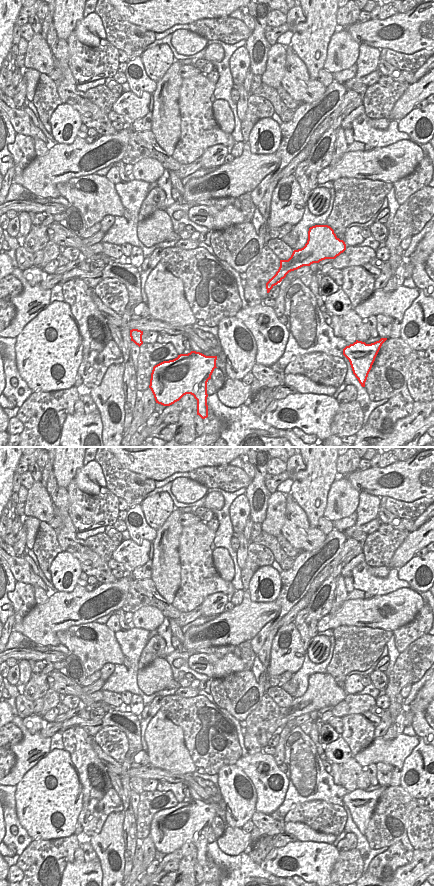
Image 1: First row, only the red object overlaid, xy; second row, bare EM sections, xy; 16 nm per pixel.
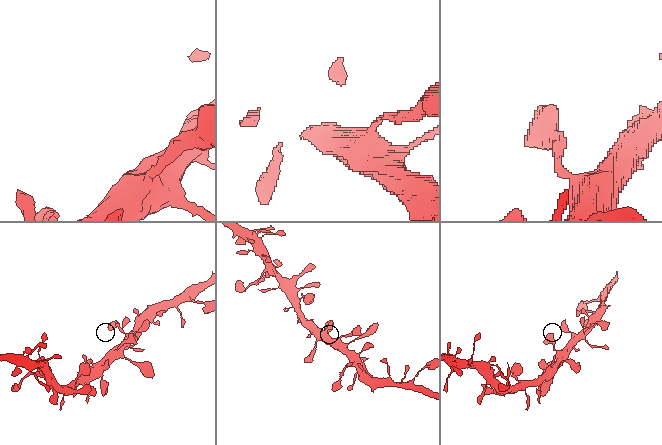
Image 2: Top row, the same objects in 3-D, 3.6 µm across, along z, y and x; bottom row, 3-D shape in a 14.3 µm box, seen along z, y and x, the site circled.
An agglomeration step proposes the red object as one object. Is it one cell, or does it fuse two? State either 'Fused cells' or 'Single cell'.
Single cell

